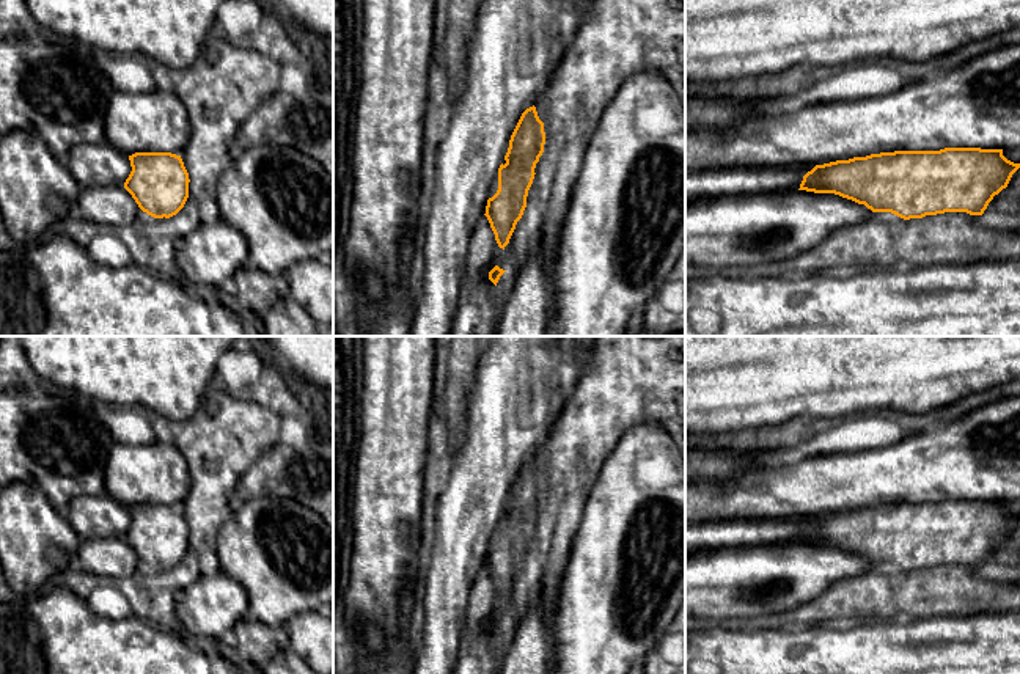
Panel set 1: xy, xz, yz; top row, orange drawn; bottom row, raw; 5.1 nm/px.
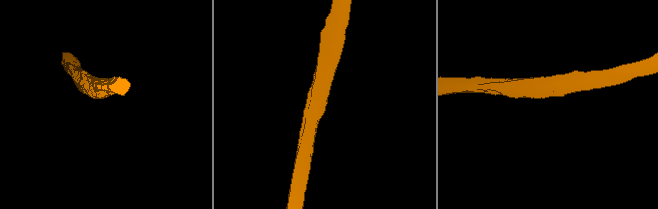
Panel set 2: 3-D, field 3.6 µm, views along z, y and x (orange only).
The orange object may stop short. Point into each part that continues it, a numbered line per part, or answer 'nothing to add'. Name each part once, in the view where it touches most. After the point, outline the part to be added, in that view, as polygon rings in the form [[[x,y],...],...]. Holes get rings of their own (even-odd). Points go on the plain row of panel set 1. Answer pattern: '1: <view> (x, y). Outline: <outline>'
nothing to add

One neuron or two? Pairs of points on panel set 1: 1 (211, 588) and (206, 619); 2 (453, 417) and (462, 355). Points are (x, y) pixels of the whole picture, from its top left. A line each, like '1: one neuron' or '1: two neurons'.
1: one neuron
2: one neuron

